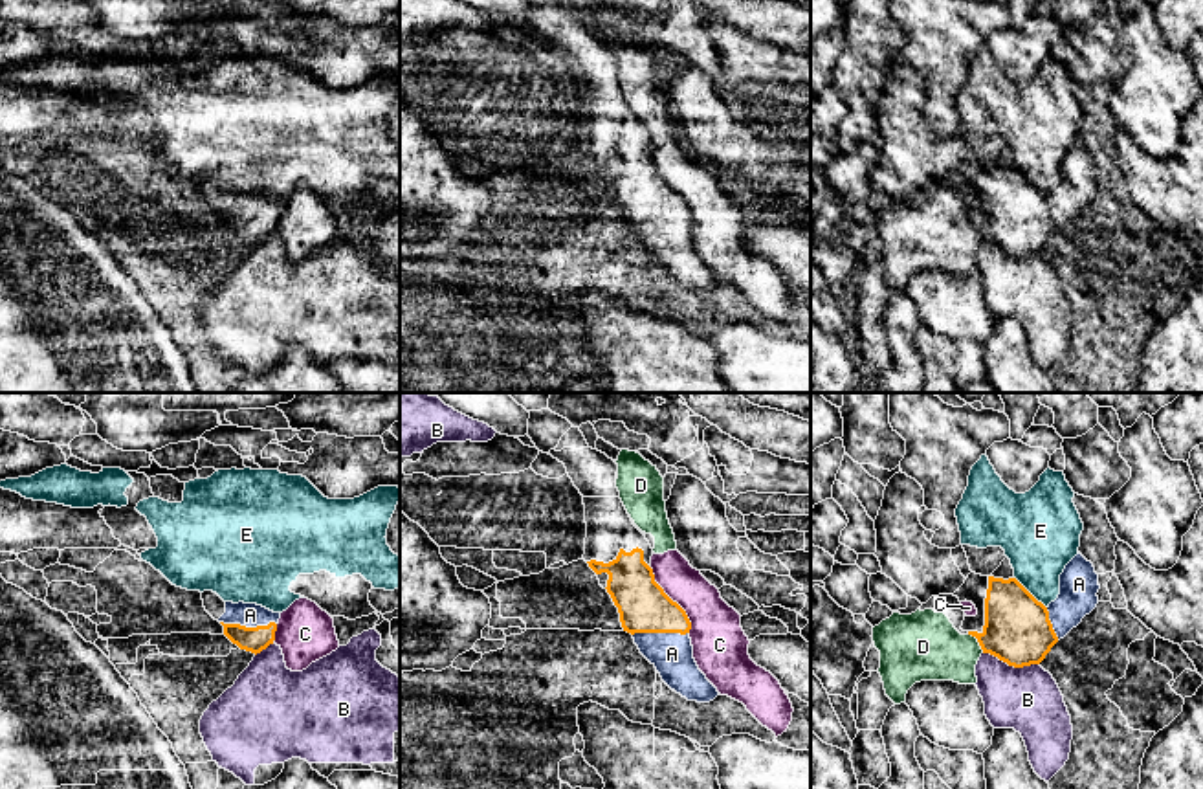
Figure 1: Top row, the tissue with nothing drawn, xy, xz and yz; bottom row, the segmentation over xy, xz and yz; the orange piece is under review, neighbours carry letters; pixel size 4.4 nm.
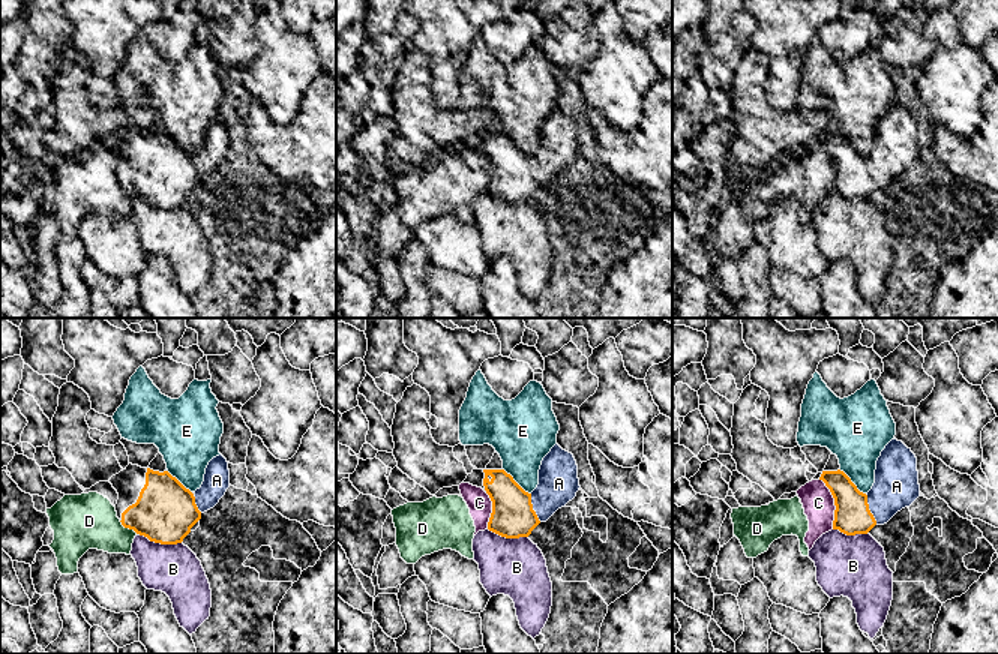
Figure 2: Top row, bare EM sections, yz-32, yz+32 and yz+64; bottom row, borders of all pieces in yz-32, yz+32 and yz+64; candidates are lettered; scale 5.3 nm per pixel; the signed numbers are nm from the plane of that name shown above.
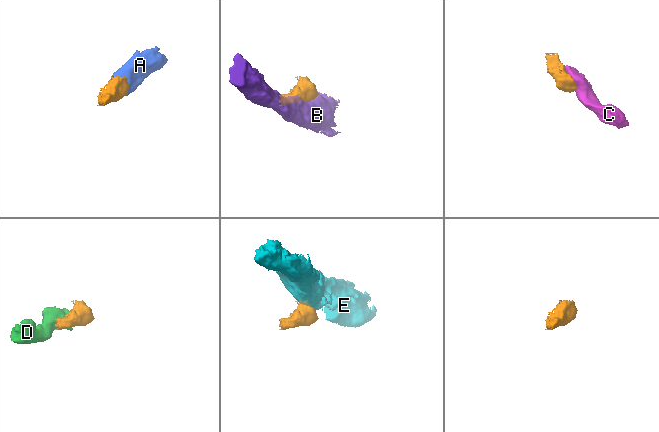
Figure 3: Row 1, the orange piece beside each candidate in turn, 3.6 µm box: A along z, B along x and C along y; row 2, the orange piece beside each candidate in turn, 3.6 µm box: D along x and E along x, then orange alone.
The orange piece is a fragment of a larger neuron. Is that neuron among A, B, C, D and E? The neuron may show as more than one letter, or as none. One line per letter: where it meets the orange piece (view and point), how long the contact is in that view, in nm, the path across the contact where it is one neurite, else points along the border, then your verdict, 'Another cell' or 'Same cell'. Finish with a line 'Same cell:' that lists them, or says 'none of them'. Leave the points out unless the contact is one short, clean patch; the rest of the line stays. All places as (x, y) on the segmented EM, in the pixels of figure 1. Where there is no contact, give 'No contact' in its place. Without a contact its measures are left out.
A: Touches orange at xy (248, 628). Shared border 240 nm. Path across: xy (252, 639), (248, 628), (250, 615). Same cell
B: Touches orange at yz (1011, 665). Shared border 260 nm. Another cell
C: Touches orange at xz (672, 600). Shared border 340 nm. Boundary: xz (650, 567), (655, 582), (684, 611), (690, 632). Another cell
D: Touches orange at yz (978, 641). Shared border 110 nm. Boundary: yz (969, 633), (983, 652). Another cell
E: Touches orange at yz (1029, 593). Shared border 200 nm. Boundary: yz (1015, 577), (1046, 608). Another cell
Same cell: A

